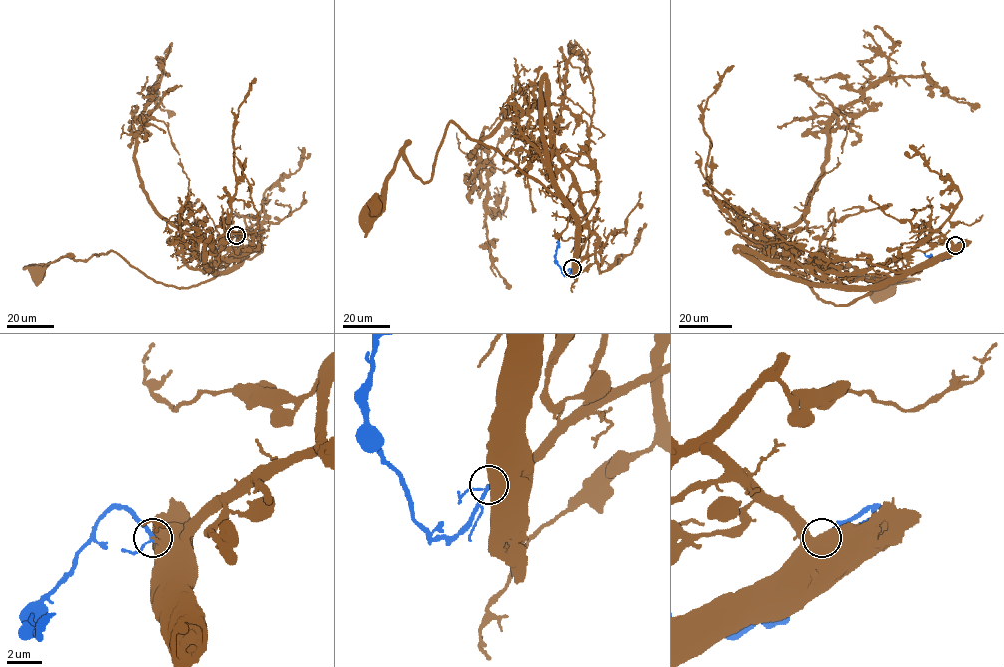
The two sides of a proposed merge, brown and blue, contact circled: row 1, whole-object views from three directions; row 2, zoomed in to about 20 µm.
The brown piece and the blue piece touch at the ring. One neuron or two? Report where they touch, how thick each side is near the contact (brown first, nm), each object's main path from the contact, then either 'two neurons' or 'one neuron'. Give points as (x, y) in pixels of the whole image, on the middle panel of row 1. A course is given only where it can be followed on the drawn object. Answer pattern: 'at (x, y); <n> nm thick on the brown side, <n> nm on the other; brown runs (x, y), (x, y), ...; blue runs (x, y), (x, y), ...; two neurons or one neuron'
at (572, 268); 360 nm thick on the brown side, 190 nm on the other; brown runs (572, 268), (573, 211), (451, 122), (432, 177), (420, 180), (402, 151), (386, 193), (376, 203); blue runs (572, 268), (564, 275), (557, 265), (558, 240); one neuron

